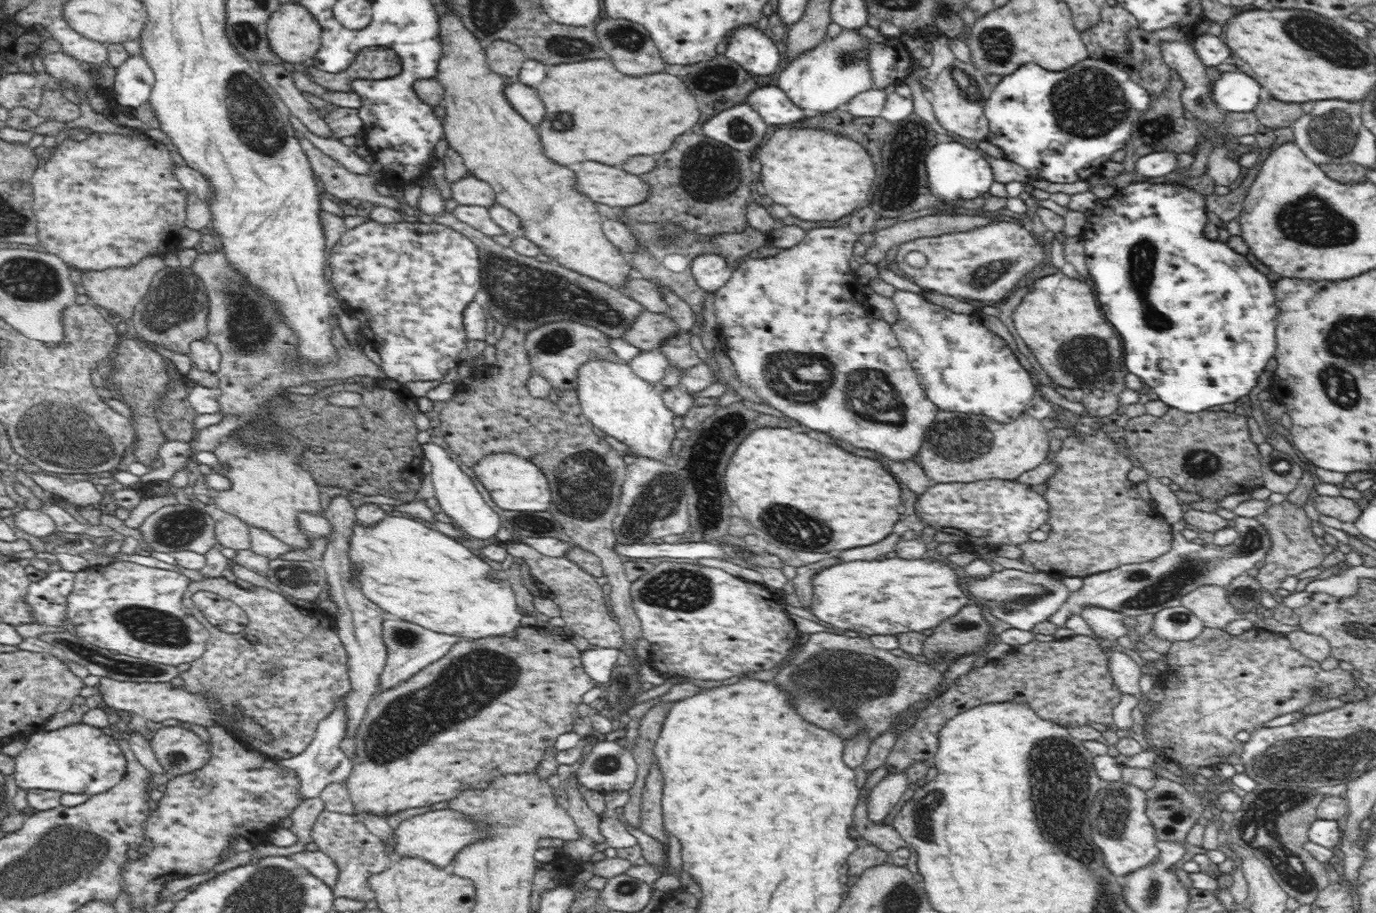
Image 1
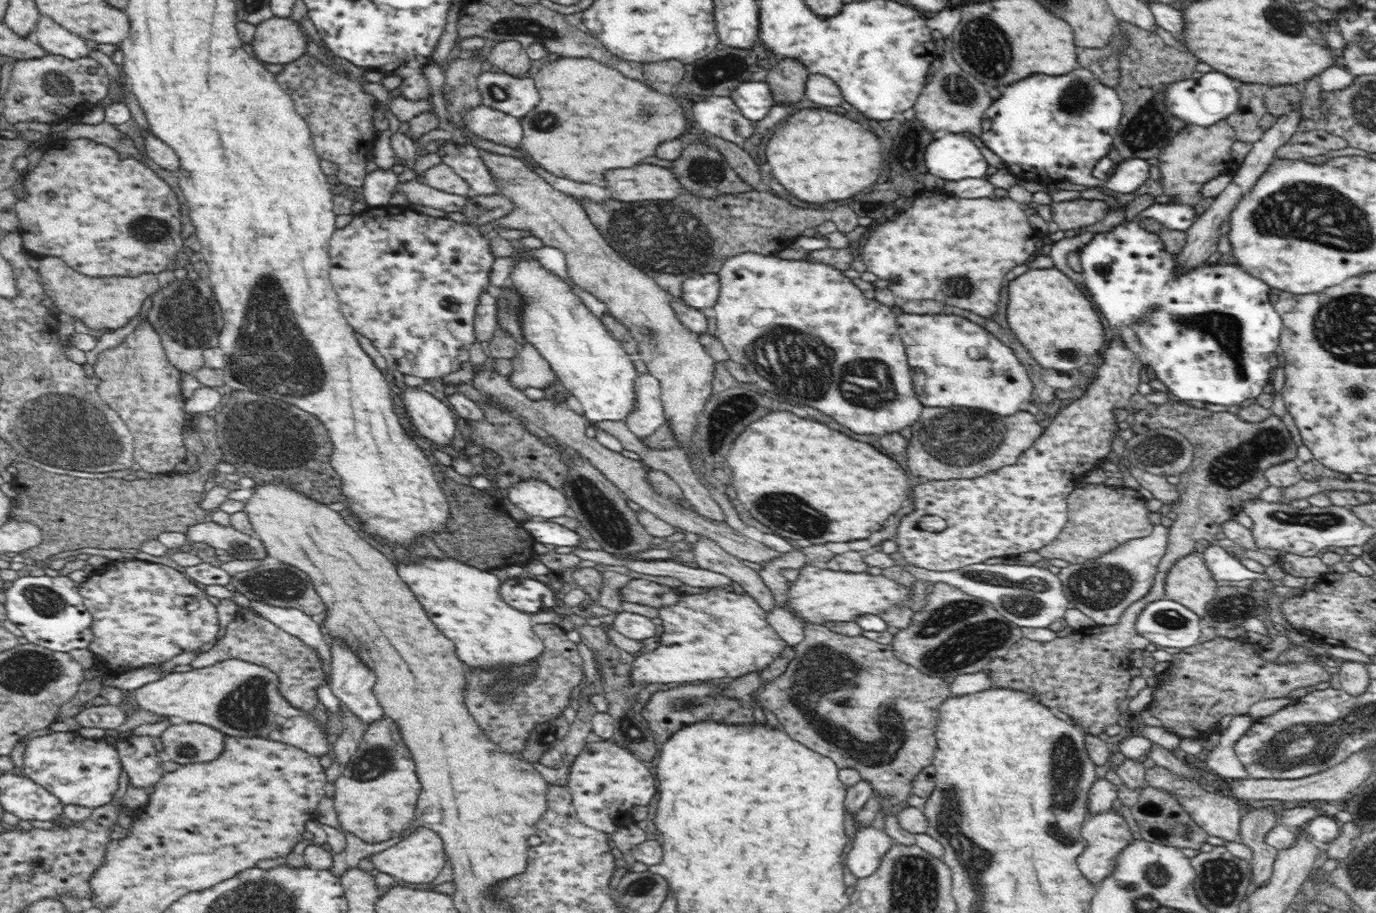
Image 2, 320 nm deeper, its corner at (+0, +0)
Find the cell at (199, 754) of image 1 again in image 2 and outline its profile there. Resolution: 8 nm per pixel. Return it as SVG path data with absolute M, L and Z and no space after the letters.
M175 721L160 735L164 756L181 765L210 762L224 752L227 736L198 722Z

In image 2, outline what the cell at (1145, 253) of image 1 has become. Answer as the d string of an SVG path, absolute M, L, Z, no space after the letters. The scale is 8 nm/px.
M1151 202L1149 208L1146 208L1143 212L1140 212L1131 221L1124 221L1118 224L1116 228L1110 232L1104 234L1095 234L1091 242L1078 250L1078 254L1081 258L1082 270L1084 278L1086 278L1086 288L1092 296L1092 300L1098 304L1098 308L1102 310L1102 314L1108 318L1108 324L1112 328L1114 334L1113 338L1120 337L1126 345L1126 349L1134 351L1136 357L1140 359L1140 363L1143 366L1149 366L1154 369L1156 378L1161 380L1167 387L1170 393L1174 396L1178 396L1181 400L1200 400L1200 402L1210 404L1222 404L1222 406L1234 406L1234 404L1242 404L1244 400L1250 400L1250 398L1256 399L1264 392L1264 386L1271 383L1270 371L1272 370L1272 364L1270 364L1270 353L1275 352L1279 346L1282 319L1278 315L1276 309L1270 302L1270 295L1274 290L1271 286L1268 286L1263 280L1254 278L1251 274L1248 274L1243 268L1240 268L1237 264L1223 264L1215 263L1207 265L1205 262L1202 266L1196 266L1194 270L1188 270L1188 274L1178 274L1176 268L1177 254L1170 254L1166 251L1164 244L1160 242L1160 236L1156 236L1156 232L1146 232L1146 230L1140 230L1142 226L1142 220L1144 218L1154 218L1156 222L1160 222L1164 228L1172 228L1172 230L1188 230L1194 221L1196 220L1195 208L1182 204L1157 204Z

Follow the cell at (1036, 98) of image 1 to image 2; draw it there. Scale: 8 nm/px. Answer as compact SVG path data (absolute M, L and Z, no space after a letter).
M1079 68L1064 76L1036 74L1010 84L1004 88L1002 96L985 110L982 119L984 132L980 138L985 146L1002 158L1005 168L1017 179L1040 185L1068 180L1074 184L1086 184L1089 189L1100 192L1104 188L1104 182L1092 176L1093 168L1113 146L1114 134L1118 130L1118 122L1121 122L1122 101L1114 88L1104 86L1090 70Z

